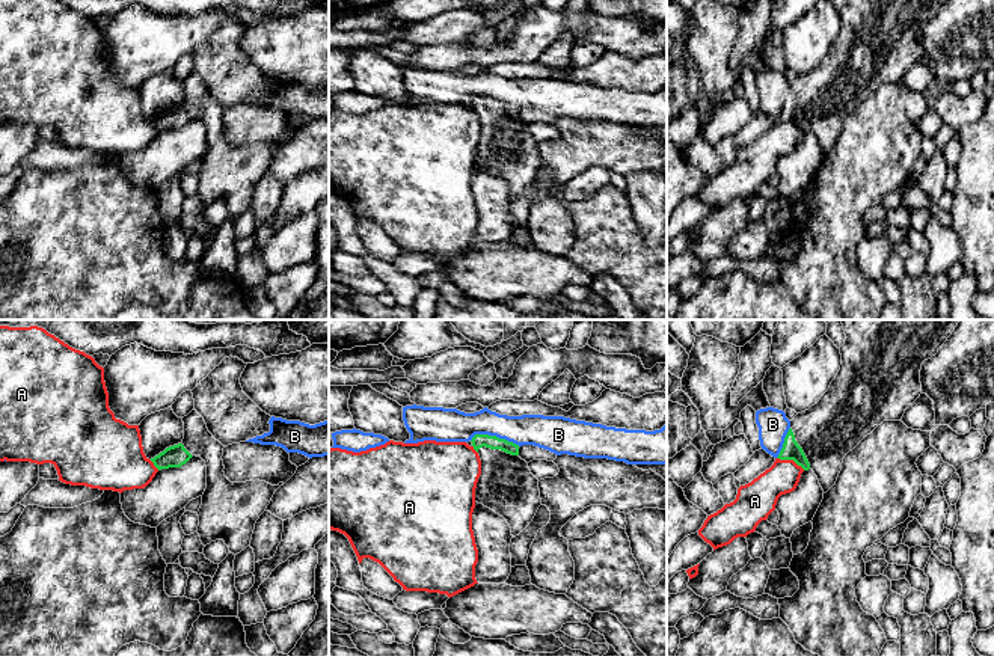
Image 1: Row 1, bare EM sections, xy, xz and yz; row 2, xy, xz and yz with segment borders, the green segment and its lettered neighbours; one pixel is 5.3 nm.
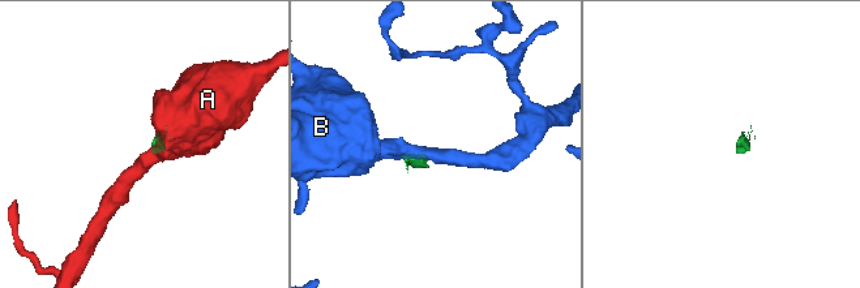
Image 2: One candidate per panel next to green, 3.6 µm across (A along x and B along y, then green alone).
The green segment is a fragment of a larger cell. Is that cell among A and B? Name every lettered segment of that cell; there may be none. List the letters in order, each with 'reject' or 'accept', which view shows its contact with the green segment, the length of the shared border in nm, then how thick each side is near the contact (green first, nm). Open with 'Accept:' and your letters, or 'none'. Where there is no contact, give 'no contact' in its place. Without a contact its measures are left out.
Accept: none
A: reject | yz | 170 nm | 100/180 nm
B: reject | xz | 260 nm | 80/180 nm

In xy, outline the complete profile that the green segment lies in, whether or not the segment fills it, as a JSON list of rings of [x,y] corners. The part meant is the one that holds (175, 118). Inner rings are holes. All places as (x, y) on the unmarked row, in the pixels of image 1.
[[[172,69],[148,77],[139,92],[143,115],[158,133],[181,130],[193,119],[183,107],[183,80]]]

